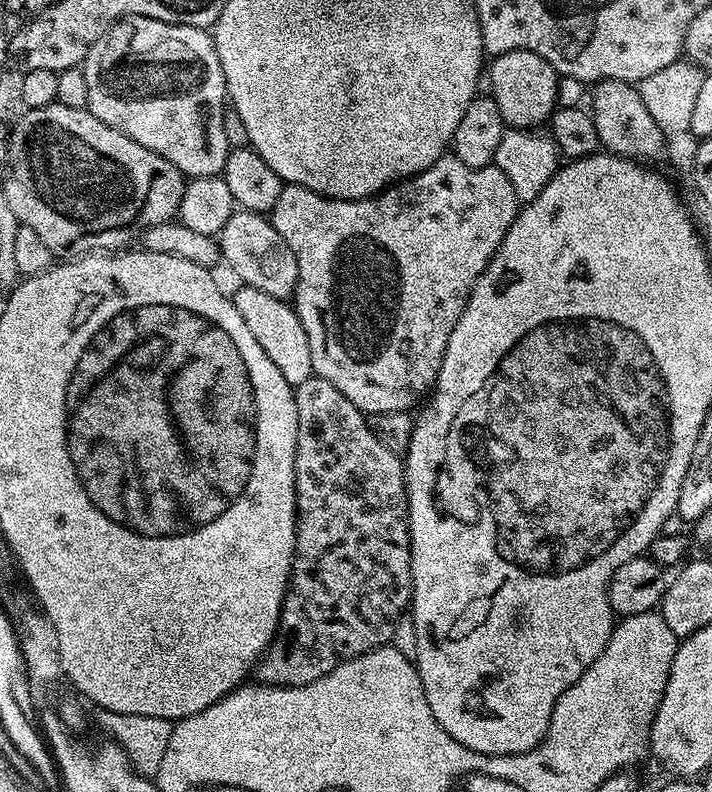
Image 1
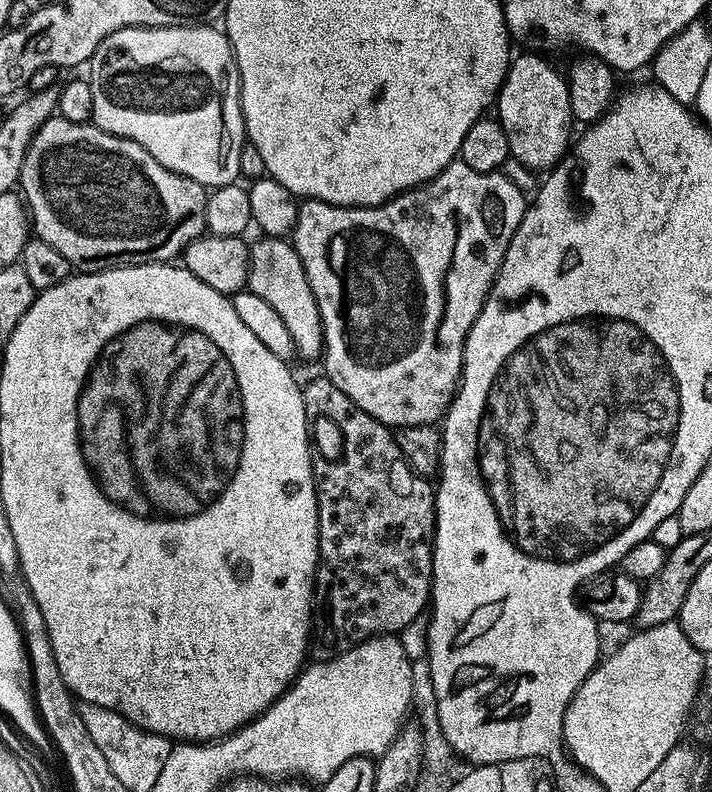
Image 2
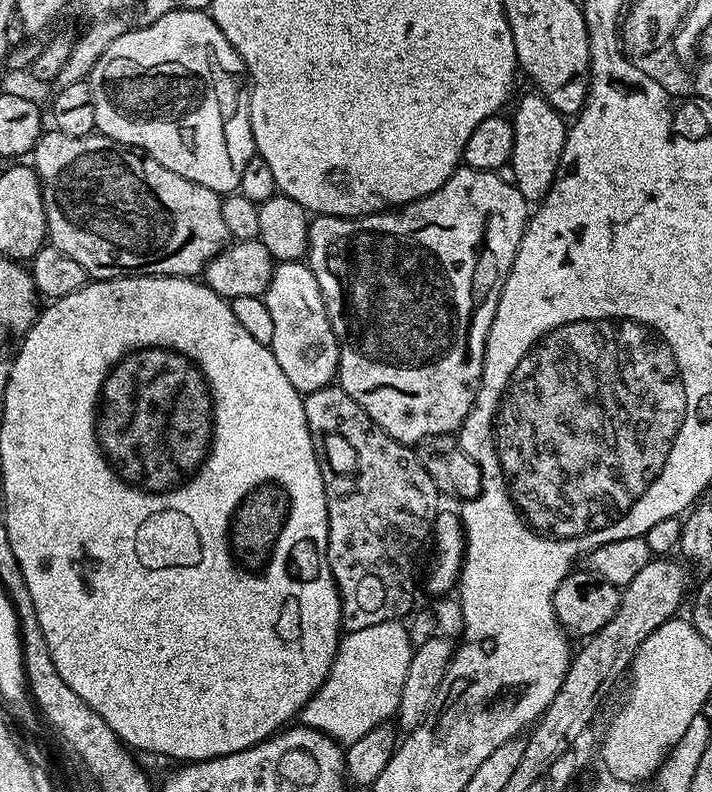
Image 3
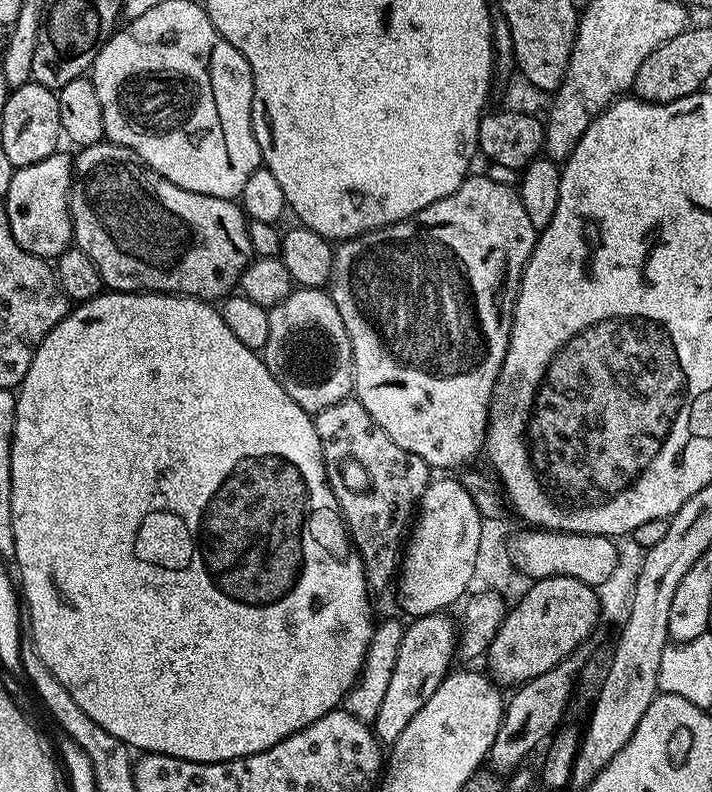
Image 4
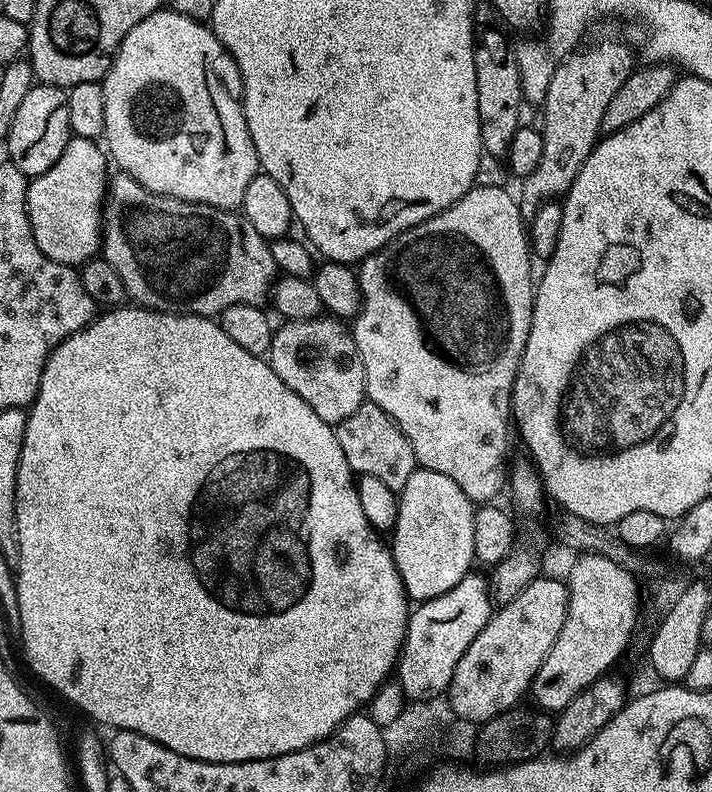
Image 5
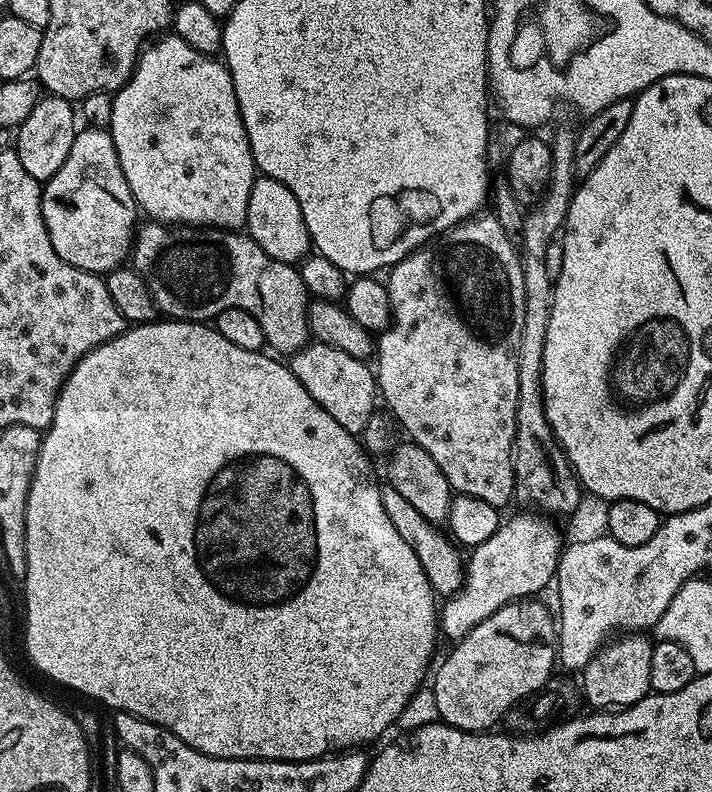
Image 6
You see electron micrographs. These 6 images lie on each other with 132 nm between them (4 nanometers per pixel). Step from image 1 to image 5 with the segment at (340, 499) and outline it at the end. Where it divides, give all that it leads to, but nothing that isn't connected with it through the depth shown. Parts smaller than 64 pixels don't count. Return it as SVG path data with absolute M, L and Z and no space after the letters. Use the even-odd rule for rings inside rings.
M366 402L350 414L343 422L335 425L338 446L342 446L342 454L346 454L346 462L353 473L360 476L373 476L381 482L386 482L390 490L399 494L406 486L410 476L414 474L418 465L416 455L402 430L382 410L382 406Z

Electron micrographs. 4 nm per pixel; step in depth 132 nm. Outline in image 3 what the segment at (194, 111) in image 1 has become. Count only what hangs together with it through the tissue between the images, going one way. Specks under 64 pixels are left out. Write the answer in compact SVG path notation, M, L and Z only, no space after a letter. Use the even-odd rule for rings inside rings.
M174 10L165 16L157 16L145 28L133 27L124 32L118 42L110 42L106 54L98 58L98 66L94 66L90 77L92 93L94 94L94 118L96 119L96 132L101 136L109 136L119 144L127 144L154 158L166 170L174 170L174 174L182 174L182 178L190 178L190 182L198 182L198 186L206 186L210 190L221 194L232 194L239 189L242 182L242 170L246 170L246 162L250 162L256 152L256 144L252 140L252 127L248 113L249 89L246 87L246 69L242 58L230 46L226 34L212 21L211 15L204 10Z

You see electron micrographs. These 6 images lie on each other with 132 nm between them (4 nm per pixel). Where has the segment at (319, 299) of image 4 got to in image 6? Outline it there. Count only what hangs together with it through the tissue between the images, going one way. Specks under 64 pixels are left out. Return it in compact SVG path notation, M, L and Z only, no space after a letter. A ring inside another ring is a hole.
M309 342L291 353L290 367L294 378L306 386L306 394L310 394L310 398L314 398L314 402L318 402L318 406L322 406L322 410L342 426L342 430L363 433L366 422L370 422L378 408L376 377L365 361L350 358L350 354L334 350L334 346Z

